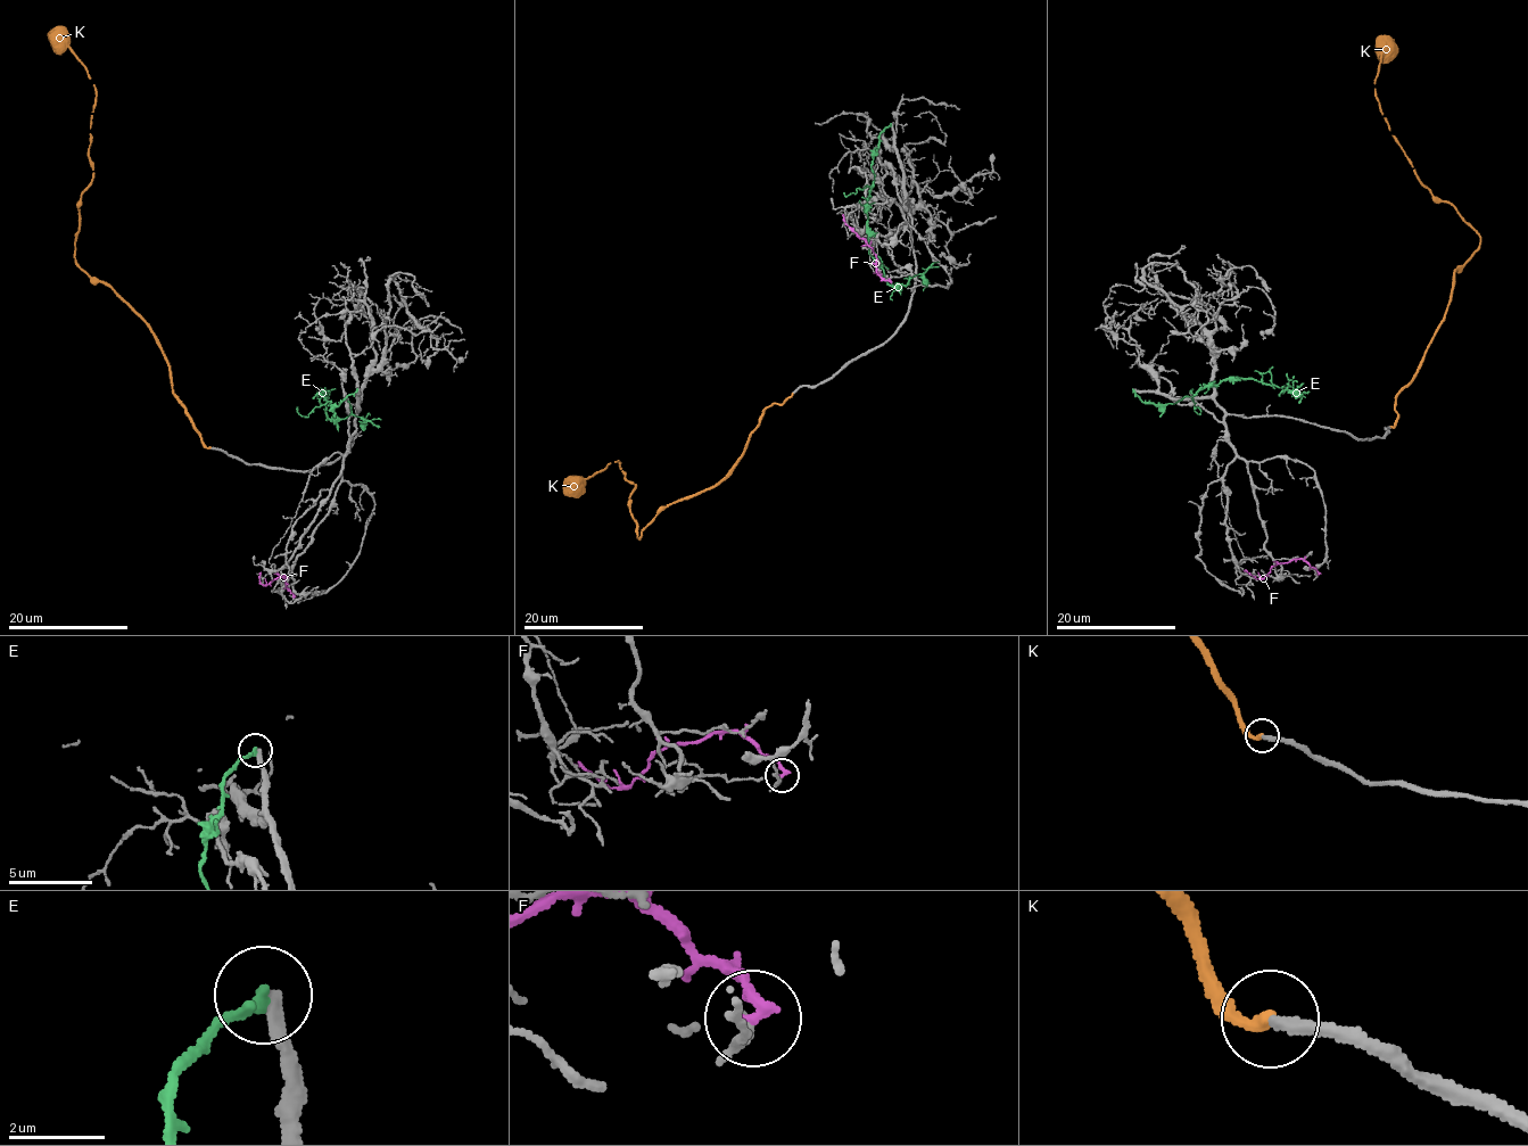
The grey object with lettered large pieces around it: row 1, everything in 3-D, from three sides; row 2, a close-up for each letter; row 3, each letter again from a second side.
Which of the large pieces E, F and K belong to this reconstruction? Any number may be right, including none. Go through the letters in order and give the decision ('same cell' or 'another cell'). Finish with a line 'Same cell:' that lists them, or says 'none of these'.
E: another cell
F: another cell
K: same cell
Same cell: K

